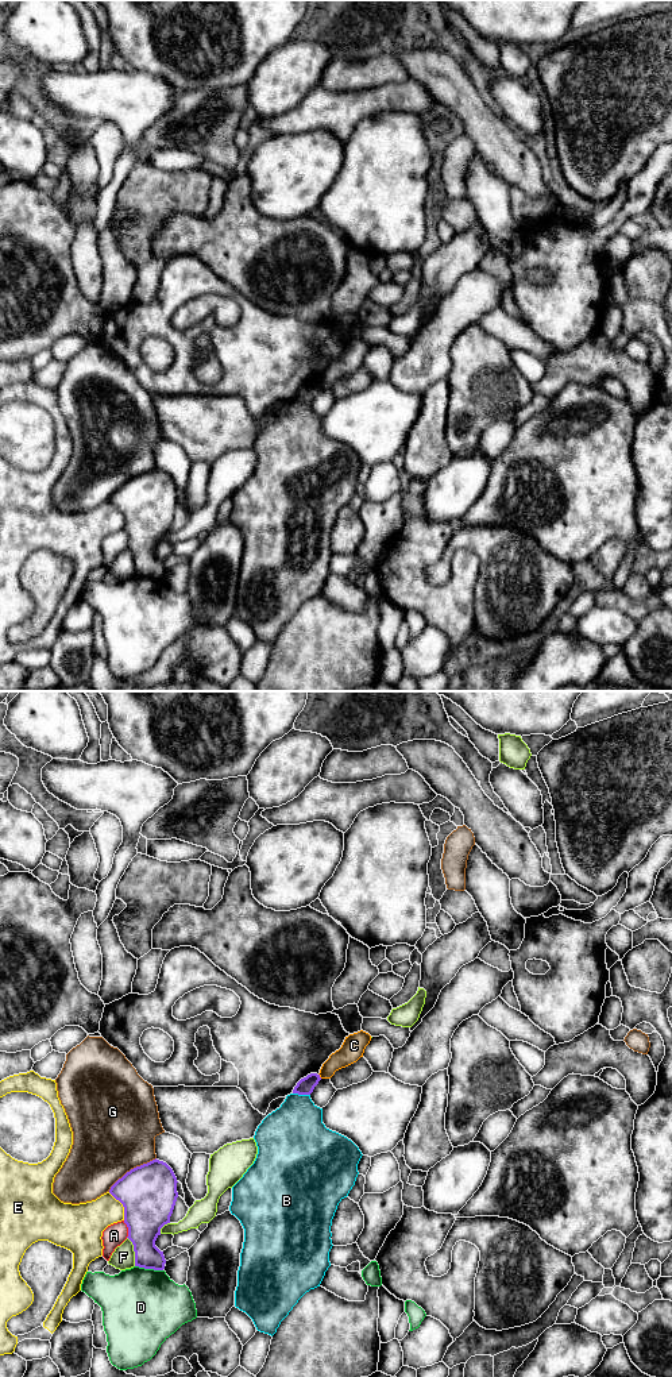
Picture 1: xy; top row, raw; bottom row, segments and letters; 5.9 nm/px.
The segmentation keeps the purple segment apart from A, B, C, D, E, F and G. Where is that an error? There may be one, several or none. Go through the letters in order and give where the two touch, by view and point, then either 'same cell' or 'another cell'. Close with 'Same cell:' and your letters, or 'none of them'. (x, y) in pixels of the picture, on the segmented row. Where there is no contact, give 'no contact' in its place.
A: meets purple in xy at (128, 1229); another cell
B: meets purple in xy at (301, 1094); another cell
C: meets purple in xy at (319, 1076); another cell
D: meets purple in xy at (149, 1268); another cell
E: meets purple in xy at (123, 1206); another cell
F: meets purple in xy at (134, 1250); another cell
G: meets purple in xy at (131, 1169); another cell
Same cell: none of them

